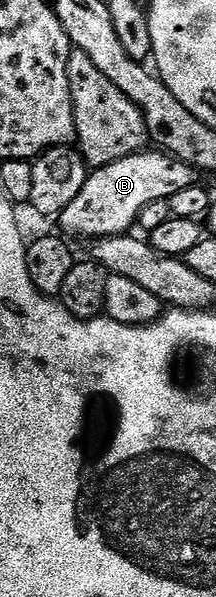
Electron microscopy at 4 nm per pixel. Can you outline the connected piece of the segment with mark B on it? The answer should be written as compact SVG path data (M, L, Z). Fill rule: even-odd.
M155 151L159 153L147 152L134 153L125 159L117 159L117 163L109 163L105 167L88 172L87 181L81 187L81 191L77 191L73 203L69 203L69 207L65 207L65 211L59 214L57 218L57 224L64 229L62 232L68 238L87 237L86 239L98 239L126 234L130 230L127 228L138 222L139 212L146 205L154 201L166 201L173 195L177 195L177 191L185 191L185 187L196 184L197 170L195 166L179 161L166 151Z

